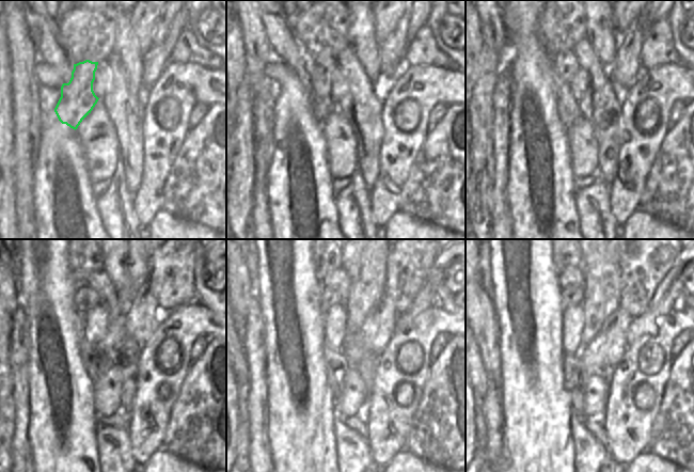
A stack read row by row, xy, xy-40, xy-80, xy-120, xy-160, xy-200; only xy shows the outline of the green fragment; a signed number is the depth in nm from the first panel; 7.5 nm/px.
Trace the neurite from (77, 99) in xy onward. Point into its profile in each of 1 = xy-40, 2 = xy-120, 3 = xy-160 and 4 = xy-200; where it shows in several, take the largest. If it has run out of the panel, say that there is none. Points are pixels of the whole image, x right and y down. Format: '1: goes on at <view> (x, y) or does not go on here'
1: goes on at xy-40 (321, 103)
2: goes on at xy-120 (85, 298)
3: goes on at xy-160 (330, 297)
4: goes on at xy-200 (572, 295)

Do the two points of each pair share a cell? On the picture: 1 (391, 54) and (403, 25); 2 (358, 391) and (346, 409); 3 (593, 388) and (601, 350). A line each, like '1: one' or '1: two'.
1: one
2: one
3: two

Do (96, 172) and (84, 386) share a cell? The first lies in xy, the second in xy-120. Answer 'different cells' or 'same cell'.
different cells

